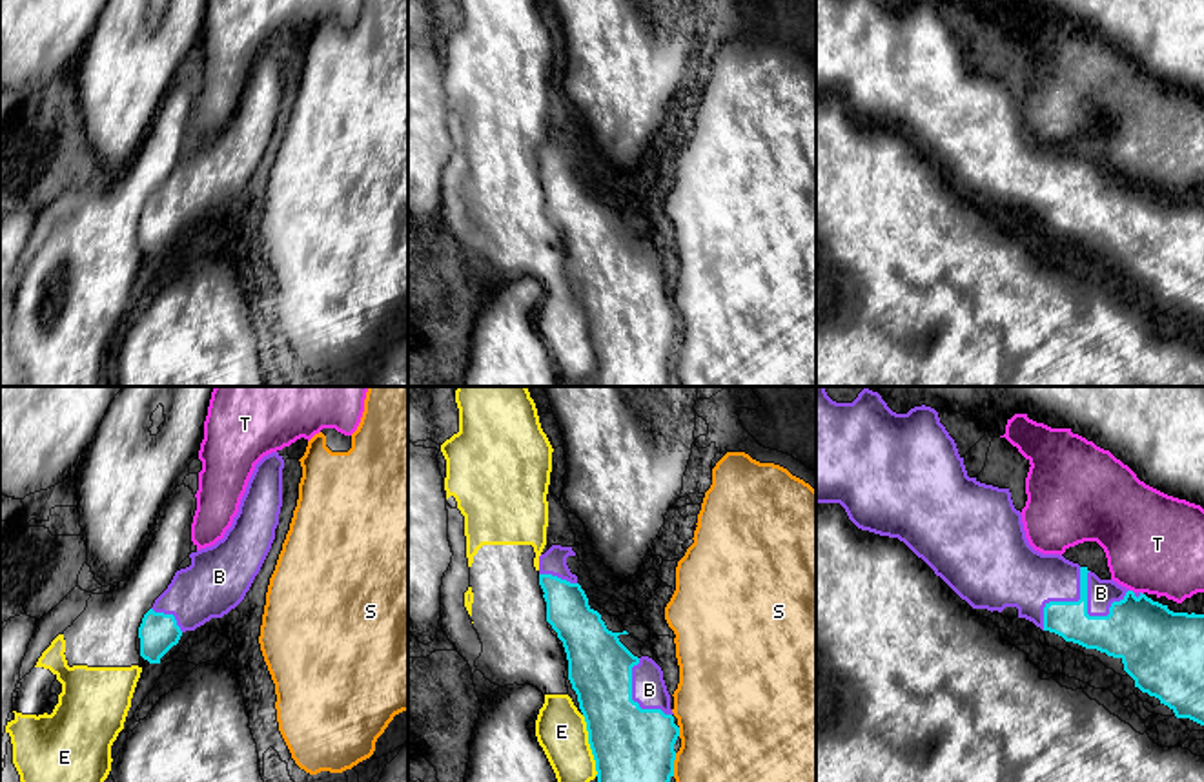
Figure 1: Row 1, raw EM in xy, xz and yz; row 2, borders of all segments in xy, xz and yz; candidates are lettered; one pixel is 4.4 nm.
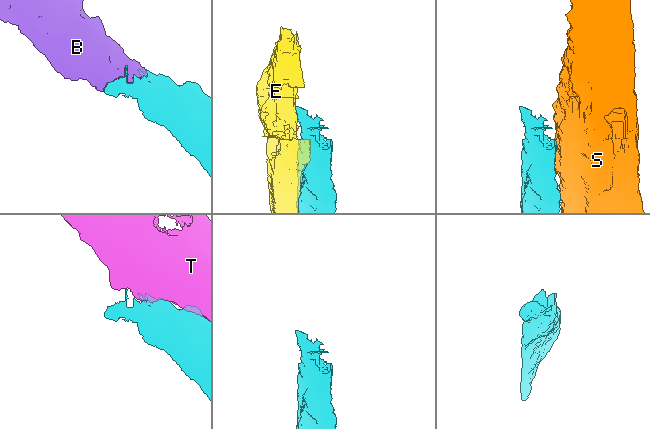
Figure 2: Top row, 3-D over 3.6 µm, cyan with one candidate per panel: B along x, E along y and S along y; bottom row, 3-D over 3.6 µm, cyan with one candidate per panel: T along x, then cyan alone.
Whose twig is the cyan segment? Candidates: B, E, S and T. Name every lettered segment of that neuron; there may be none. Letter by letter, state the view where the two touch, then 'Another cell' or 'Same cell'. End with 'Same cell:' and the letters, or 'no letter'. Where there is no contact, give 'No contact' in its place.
B: Touches cyan in yz. Same cell
E: Touches cyan in xz. Another cell
S: Touches cyan in xz. Another cell
T: Touches cyan in yz. Another cell
Same cell: B

